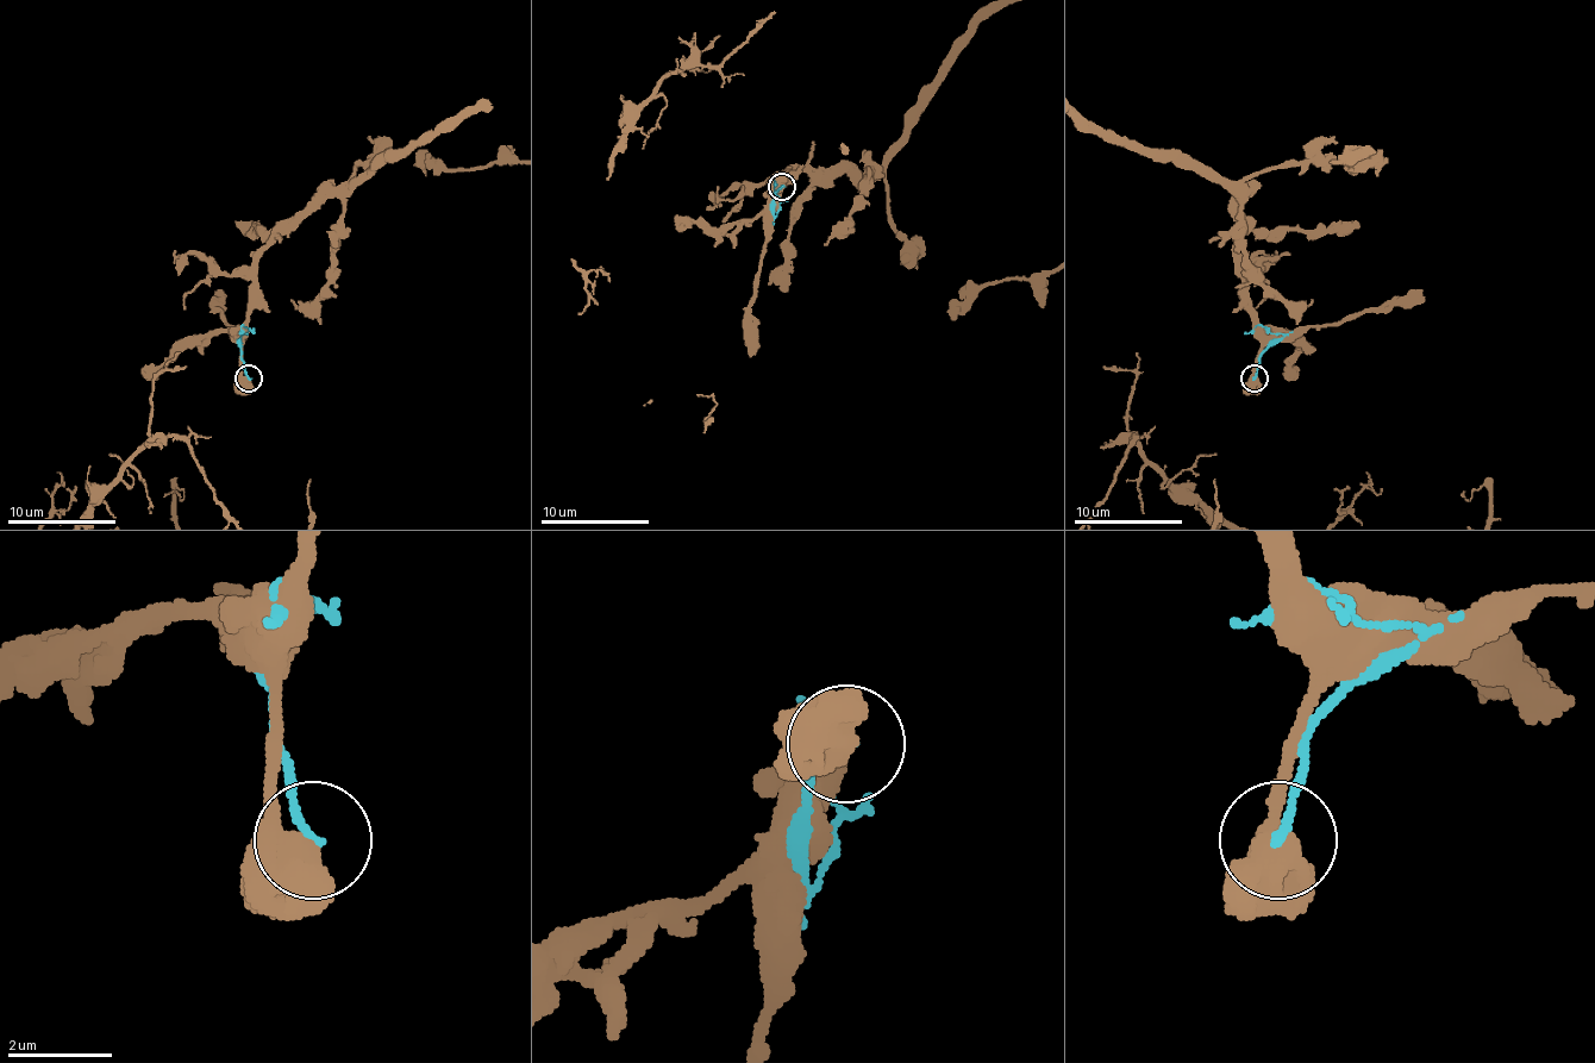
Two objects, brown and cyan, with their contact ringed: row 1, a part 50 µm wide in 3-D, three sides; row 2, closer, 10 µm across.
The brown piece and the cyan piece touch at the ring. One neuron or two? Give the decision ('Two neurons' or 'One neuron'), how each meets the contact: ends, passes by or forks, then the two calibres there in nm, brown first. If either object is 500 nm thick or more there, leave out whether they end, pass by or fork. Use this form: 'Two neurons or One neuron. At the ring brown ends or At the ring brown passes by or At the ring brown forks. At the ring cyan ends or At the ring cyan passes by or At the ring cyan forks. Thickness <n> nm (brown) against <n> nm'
Two neurons. Thickness 550 nm (brown) against 170 nm

